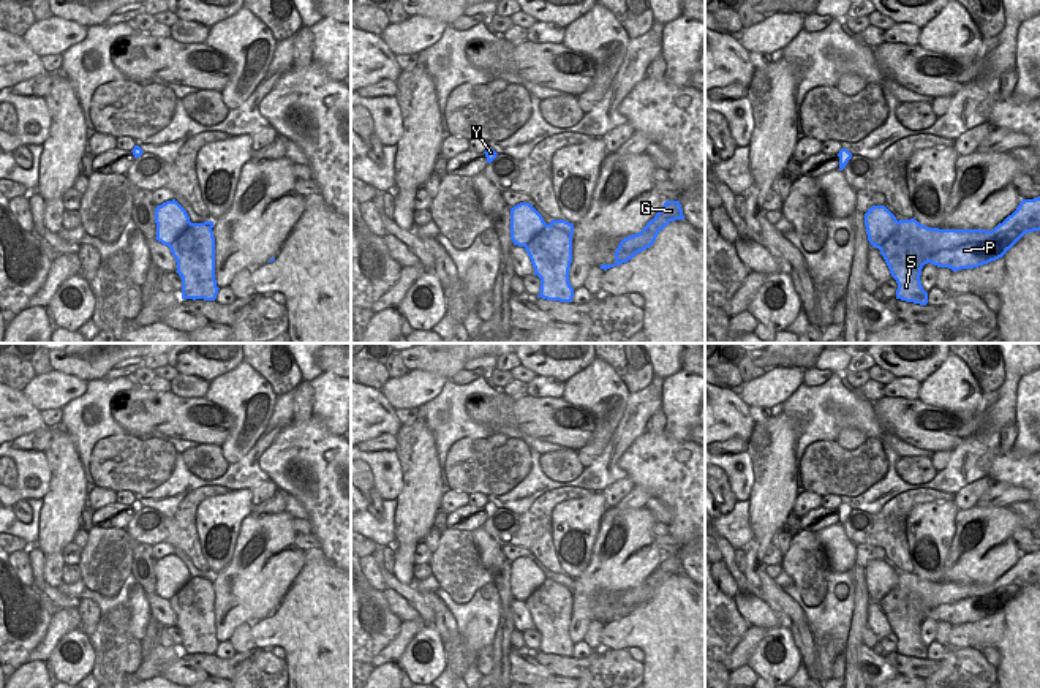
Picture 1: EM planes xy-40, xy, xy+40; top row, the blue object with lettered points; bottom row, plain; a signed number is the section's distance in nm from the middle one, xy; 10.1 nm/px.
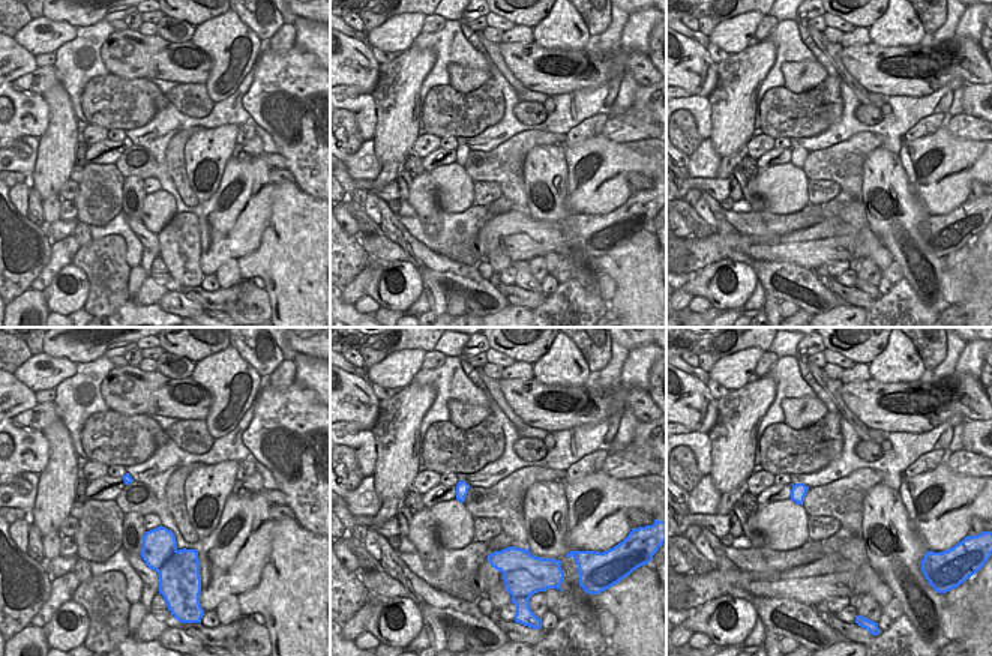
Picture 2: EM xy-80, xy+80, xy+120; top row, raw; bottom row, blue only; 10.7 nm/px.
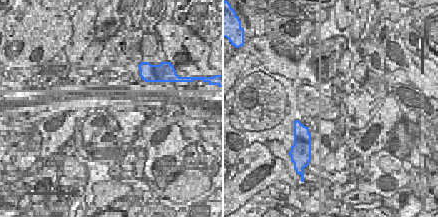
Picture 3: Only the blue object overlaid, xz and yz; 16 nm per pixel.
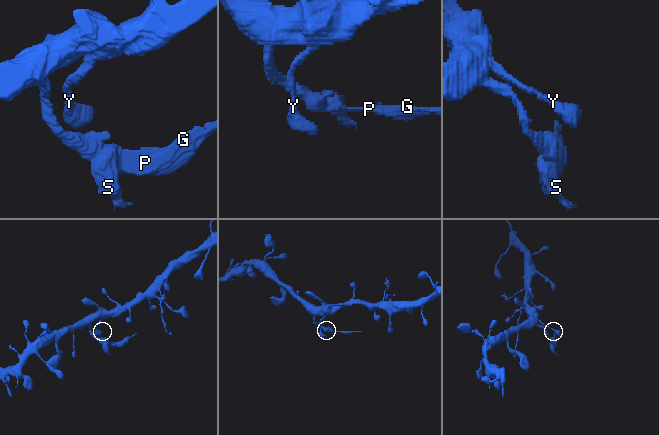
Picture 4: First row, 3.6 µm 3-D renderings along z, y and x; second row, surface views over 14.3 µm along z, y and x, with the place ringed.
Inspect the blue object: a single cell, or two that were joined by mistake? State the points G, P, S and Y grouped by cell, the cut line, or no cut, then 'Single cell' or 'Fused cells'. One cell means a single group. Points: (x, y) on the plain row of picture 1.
Groups: G P S / Y. Split along xy+40 (900, 576), (900, 582), (879, 603). Fused cells

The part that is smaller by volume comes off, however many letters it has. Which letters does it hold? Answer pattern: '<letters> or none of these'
G, P, S

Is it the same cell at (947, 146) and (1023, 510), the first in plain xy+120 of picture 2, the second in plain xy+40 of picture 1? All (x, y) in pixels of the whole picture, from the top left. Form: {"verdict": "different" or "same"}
{"verdict": "different"}

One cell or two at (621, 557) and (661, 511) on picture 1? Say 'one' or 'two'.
two

